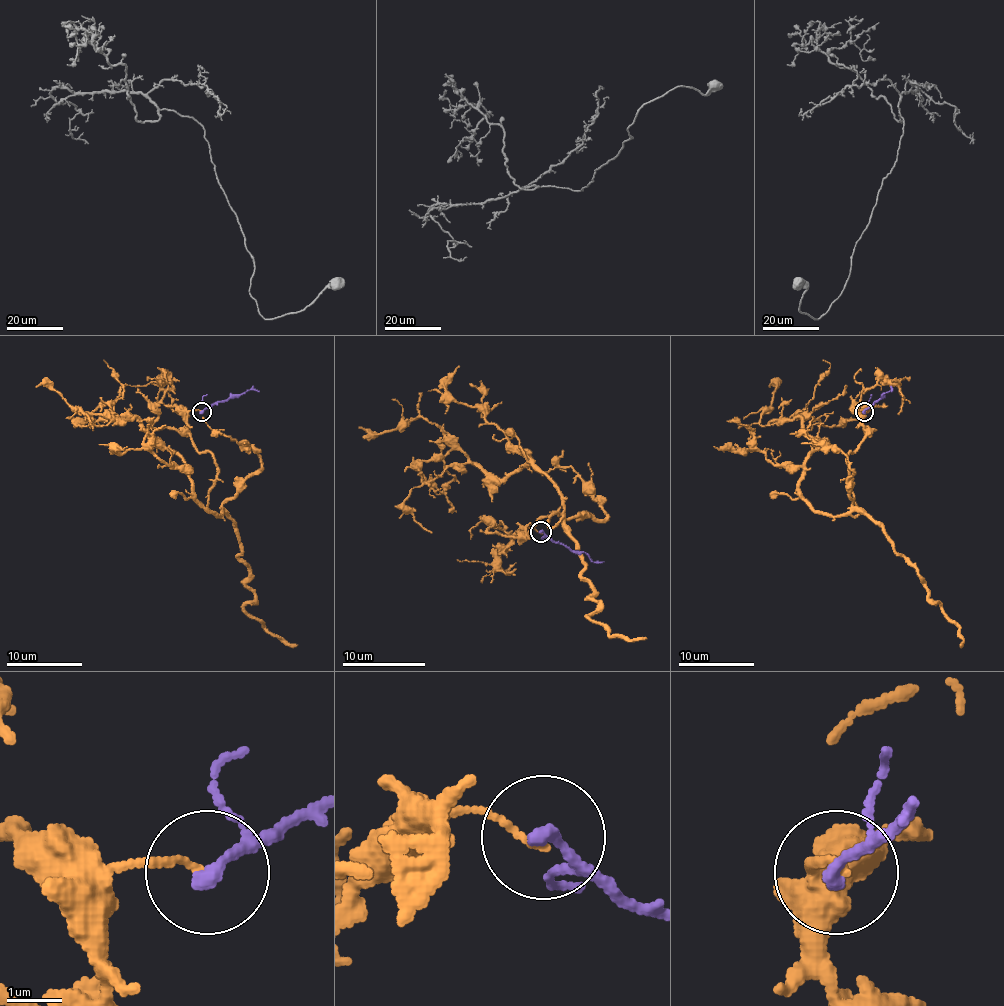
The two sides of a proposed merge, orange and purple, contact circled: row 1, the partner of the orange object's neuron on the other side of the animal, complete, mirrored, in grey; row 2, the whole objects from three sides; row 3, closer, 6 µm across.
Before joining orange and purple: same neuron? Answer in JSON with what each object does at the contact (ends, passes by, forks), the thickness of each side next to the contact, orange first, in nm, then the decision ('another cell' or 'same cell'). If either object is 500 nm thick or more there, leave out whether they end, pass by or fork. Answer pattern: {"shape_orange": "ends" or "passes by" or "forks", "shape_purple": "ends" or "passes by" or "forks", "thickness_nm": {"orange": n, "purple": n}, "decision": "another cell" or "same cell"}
{"shape_orange": "ends", "shape_purple": "passes by", "thickness_nm": {"orange": 110, "purple": 190}, "decision": "another cell"}

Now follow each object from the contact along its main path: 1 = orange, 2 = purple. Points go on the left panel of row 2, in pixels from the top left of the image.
1: (201, 412), (188, 414), (190, 440), (214, 459), (208, 502), (222, 515), (137, 417), (94, 425), (35, 387)
2: (201, 412), (250, 389), (259, 391)

